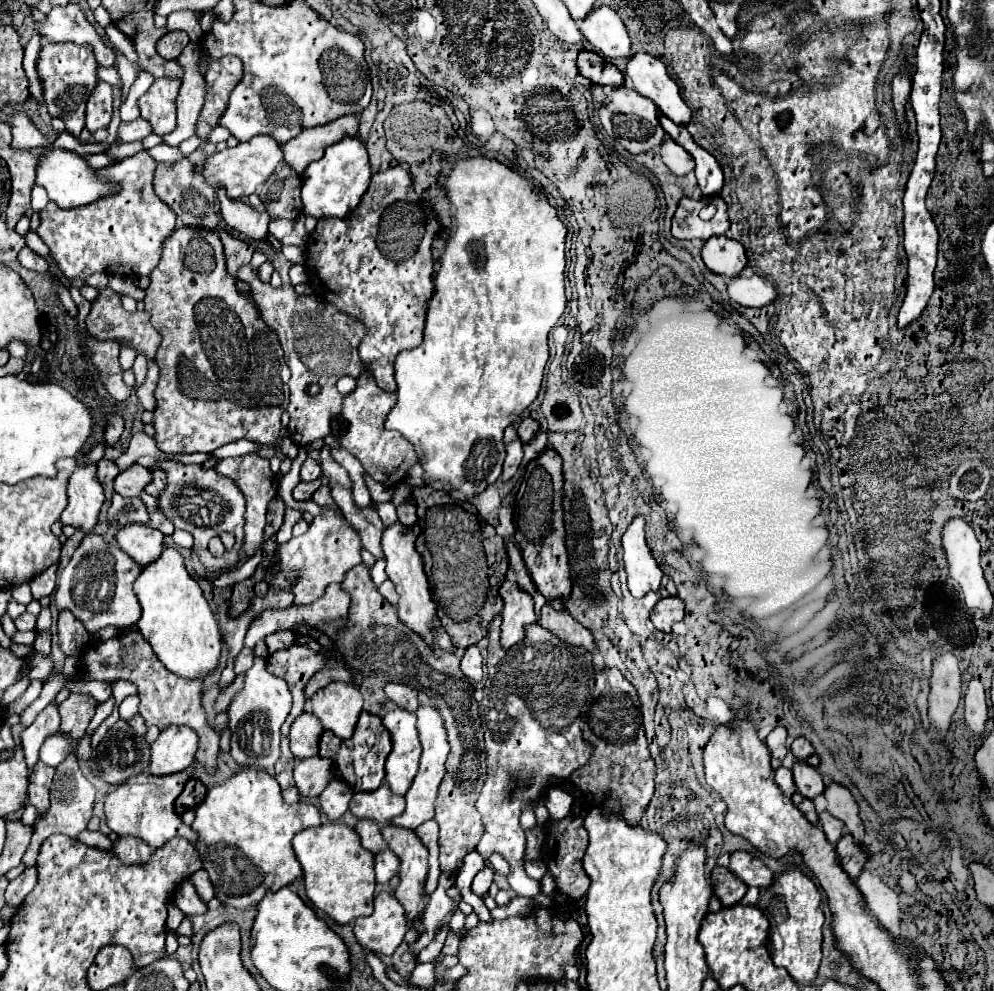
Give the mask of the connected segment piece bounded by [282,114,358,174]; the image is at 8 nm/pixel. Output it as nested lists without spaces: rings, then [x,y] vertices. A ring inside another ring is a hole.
[[[352,114],[342,116],[324,126],[306,128],[304,132],[300,132],[300,136],[292,138],[292,142],[282,146],[284,162],[292,166],[298,174],[302,174],[310,162],[320,160],[324,156],[324,150],[330,144],[336,144],[338,140],[342,140],[342,136],[356,132],[358,132],[358,118]]]

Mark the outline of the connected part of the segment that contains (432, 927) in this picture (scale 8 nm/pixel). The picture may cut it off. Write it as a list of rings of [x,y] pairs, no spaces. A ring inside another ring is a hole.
[[[441,873],[436,890],[430,894],[430,902],[428,902],[428,908],[426,908],[426,914],[424,914],[424,920],[422,920],[422,924],[426,926],[426,932],[422,934],[420,940],[412,942],[414,960],[416,960],[418,952],[434,938],[440,924],[456,908],[456,902],[452,898],[448,898],[448,894],[446,894],[447,889],[454,884],[455,877],[453,876],[455,876],[454,873]]]

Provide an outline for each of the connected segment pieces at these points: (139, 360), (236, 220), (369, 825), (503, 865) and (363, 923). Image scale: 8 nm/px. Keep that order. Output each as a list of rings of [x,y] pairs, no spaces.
[[[137,354],[134,364],[132,366],[132,371],[135,375],[135,385],[133,389],[138,388],[145,380],[147,373],[147,359],[144,354]]]
[[[218,188],[216,194],[220,198],[222,218],[230,228],[240,230],[242,234],[248,234],[254,240],[266,240],[270,222],[270,216],[266,212],[258,212],[240,200],[230,200],[222,188]]]
[[[360,820],[360,822],[354,826],[354,830],[356,830],[356,834],[360,836],[362,846],[364,846],[366,850],[370,850],[372,854],[388,848],[386,842],[384,842],[384,838],[382,838],[382,834],[380,834],[380,828],[378,828],[378,824],[376,824],[374,820]]]
[[[492,854],[490,858],[488,858],[488,862],[490,862],[490,866],[498,872],[498,874],[502,874],[502,876],[508,876],[510,874],[510,866],[508,866],[508,862],[502,858],[502,854]]]
[[[380,892],[374,898],[374,914],[354,922],[354,936],[364,950],[392,956],[406,934],[406,914],[394,894]]]

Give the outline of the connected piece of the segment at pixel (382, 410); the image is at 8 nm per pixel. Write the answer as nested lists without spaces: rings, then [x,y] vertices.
[[[362,372],[356,382],[358,382],[356,390],[352,394],[344,396],[342,414],[346,416],[344,420],[348,422],[348,430],[344,436],[338,438],[338,442],[344,450],[348,450],[362,464],[366,464],[366,472],[372,478],[376,478],[376,480],[384,478],[382,484],[386,488],[390,488],[398,480],[404,478],[404,474],[418,462],[418,456],[414,452],[414,446],[404,436],[384,428],[384,420],[386,420],[392,404],[396,404],[396,394],[384,392],[382,388],[378,388],[378,384],[374,382],[370,372]]]

